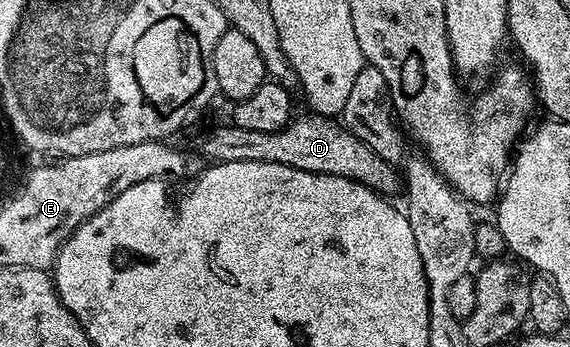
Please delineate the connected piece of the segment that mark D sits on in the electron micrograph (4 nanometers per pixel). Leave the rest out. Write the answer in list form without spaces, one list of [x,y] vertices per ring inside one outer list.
[[[322,115],[299,117],[287,122],[277,131],[248,131],[234,123],[219,123],[199,141],[199,153],[208,157],[211,163],[245,163],[246,161],[265,161],[297,167],[301,171],[328,173],[338,177],[349,177],[380,195],[400,192],[401,173],[392,162],[381,159],[357,135],[353,135],[338,120]]]

